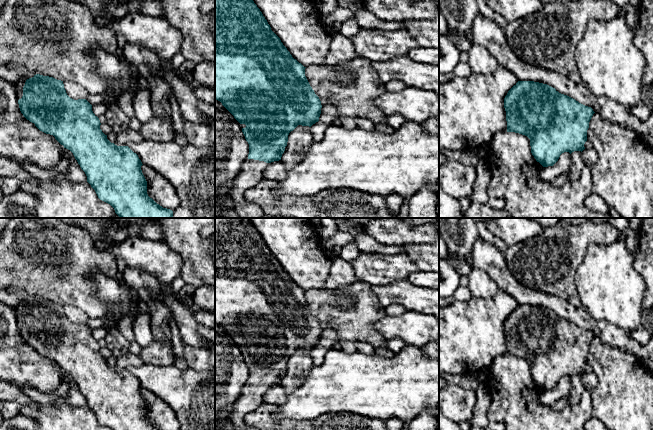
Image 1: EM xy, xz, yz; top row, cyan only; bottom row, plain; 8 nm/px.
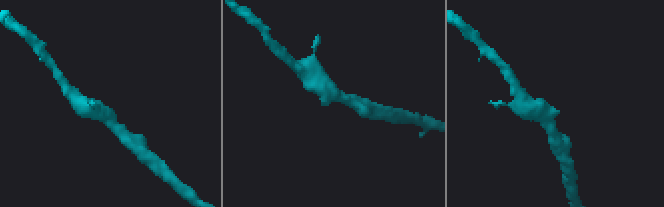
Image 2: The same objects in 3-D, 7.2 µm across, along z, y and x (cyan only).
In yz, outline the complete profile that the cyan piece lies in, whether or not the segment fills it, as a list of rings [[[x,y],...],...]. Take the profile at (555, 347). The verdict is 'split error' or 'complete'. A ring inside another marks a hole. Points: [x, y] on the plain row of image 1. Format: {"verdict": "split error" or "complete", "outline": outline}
{"verdict": "complete", "outline": [[[518,305],[504,322],[507,356],[515,356],[530,363],[531,377],[543,391],[553,390],[564,376],[583,375],[587,365],[589,346],[595,337],[591,331],[585,330],[575,323],[559,317],[555,312],[534,305]]]}

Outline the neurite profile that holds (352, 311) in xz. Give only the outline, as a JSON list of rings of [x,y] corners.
[[[357,281],[350,286],[336,290],[311,289],[305,292],[305,300],[319,321],[322,332],[329,324],[332,325],[337,333],[339,343],[364,342],[375,348],[387,347],[387,339],[374,328],[374,323],[386,312],[372,292],[371,285]]]

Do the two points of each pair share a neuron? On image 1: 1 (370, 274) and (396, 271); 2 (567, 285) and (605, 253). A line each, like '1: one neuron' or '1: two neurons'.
1: one neuron
2: two neurons

